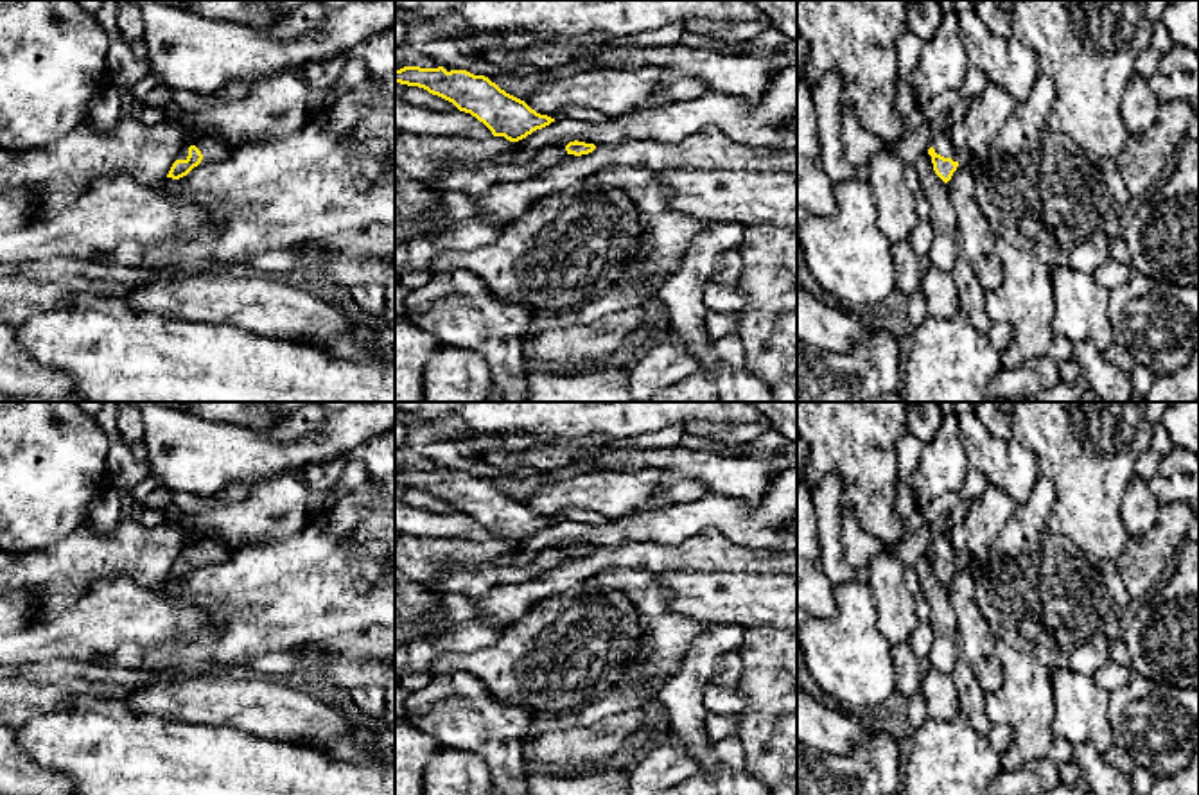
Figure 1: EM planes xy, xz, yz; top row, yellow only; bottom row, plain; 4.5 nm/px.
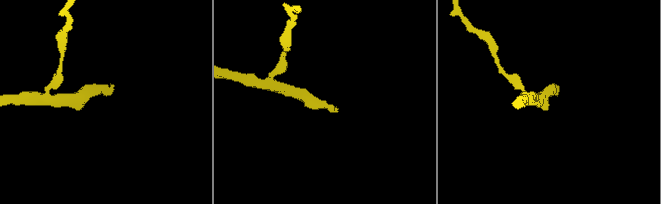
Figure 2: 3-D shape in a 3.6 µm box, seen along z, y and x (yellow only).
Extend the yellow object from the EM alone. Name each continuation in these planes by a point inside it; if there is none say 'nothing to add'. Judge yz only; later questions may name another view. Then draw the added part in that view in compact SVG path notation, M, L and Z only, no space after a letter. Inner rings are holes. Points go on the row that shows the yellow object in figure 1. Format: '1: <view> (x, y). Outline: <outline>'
1: yz (939, 140). Outline: M933 133L932 135L932 147L935 149L937 154L944 156L944 158L951 158L953 162L966 162L967 156L958 156L955 147L951 145L948 133Z

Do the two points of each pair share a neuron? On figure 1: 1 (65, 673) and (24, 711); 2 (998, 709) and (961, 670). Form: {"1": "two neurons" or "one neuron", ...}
{"1": "one neuron", "2": "two neurons"}

